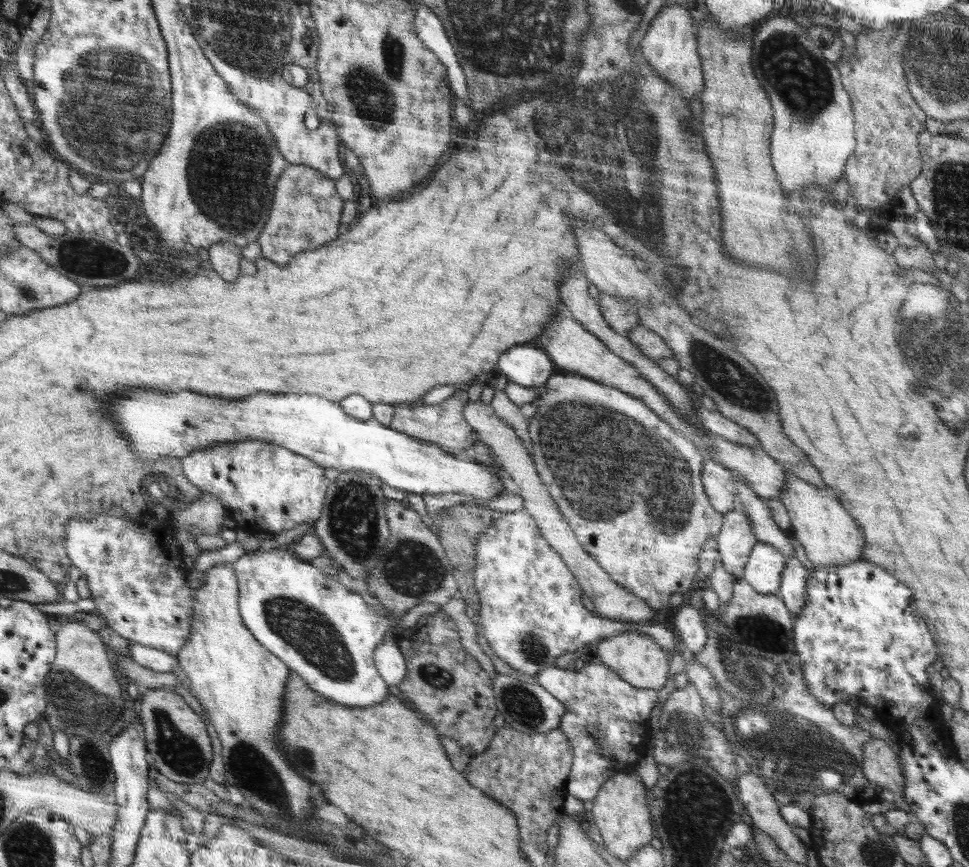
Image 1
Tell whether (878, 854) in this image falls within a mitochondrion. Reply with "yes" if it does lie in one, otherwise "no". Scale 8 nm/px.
yes

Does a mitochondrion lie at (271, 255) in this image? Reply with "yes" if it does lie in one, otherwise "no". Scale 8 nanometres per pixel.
no

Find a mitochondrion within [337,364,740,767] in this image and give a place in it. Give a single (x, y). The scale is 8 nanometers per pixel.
(653, 473)

